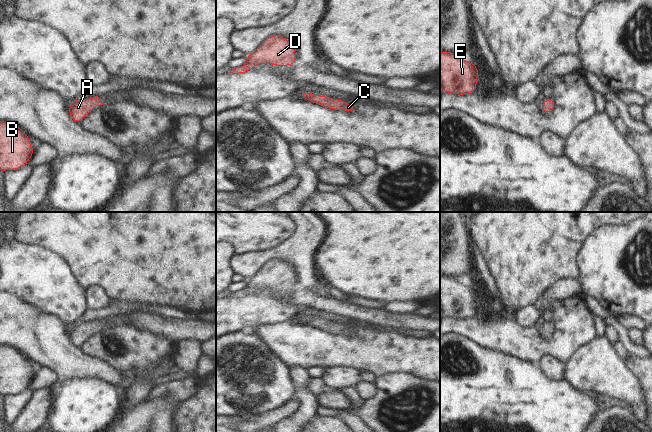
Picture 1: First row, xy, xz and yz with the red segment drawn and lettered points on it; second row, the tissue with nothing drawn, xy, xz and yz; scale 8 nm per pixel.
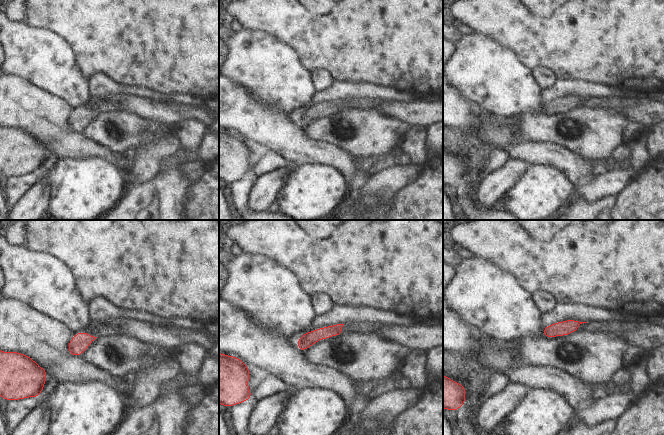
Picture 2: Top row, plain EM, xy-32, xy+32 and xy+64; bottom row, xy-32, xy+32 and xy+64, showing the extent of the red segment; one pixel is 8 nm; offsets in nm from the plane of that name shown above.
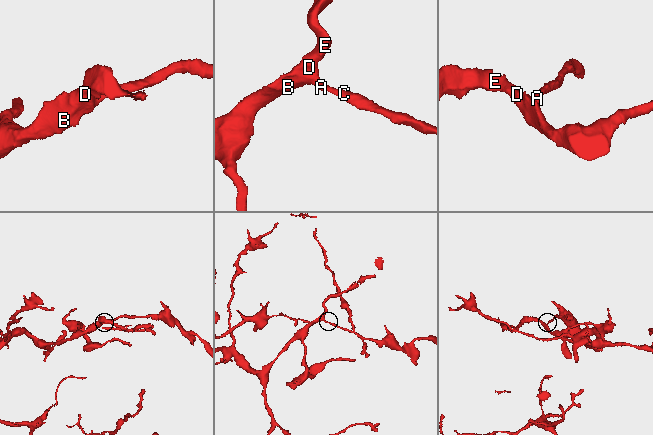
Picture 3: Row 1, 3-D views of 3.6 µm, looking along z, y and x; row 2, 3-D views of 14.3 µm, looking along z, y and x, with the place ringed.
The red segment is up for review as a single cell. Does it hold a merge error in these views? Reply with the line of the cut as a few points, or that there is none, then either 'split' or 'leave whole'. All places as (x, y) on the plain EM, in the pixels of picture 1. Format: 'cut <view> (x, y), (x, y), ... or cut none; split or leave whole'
cut none; leave whole

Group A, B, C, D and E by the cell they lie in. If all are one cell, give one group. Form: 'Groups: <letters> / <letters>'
Groups: A B C D E

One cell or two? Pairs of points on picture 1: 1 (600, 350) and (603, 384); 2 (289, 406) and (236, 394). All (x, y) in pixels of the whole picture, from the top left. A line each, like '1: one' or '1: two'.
1: one
2: two

